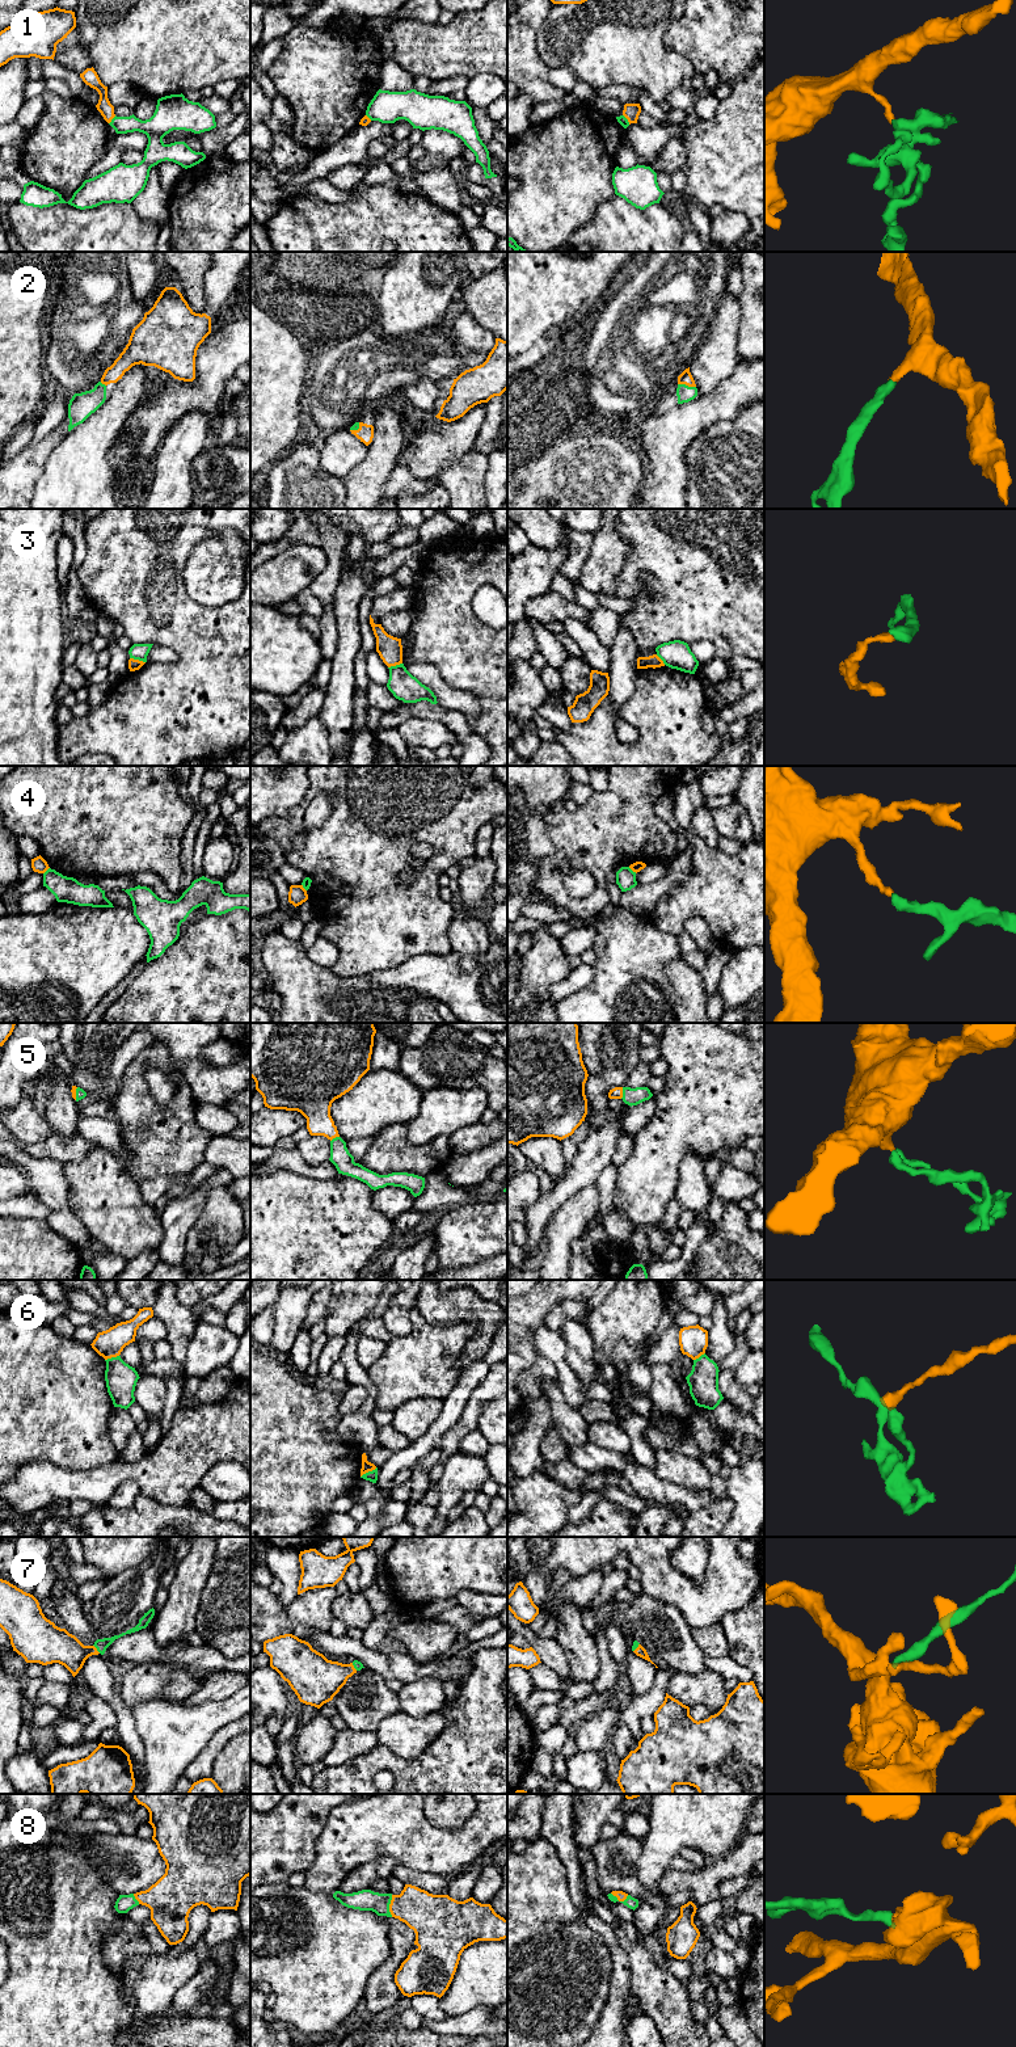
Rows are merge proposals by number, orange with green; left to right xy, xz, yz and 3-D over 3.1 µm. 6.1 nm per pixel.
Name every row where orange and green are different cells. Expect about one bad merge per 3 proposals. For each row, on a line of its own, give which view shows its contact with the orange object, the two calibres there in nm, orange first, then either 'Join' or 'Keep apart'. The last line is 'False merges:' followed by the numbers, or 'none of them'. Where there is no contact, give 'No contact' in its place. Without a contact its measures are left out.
1: Touches orange in yz. Thickness 100 nm (orange) against 60 nm. Keep apart
2: Touches orange in yz. Thickness 80 nm (orange) against 100 nm. Join
3: Touches orange in xy. Thickness 70 nm (orange) against 100 nm. Keep apart
4: Touches orange in yz. Thickness 70 nm (orange) against 120 nm. Keep apart
5: Touches orange in yz. Thickness 70 nm (orange) against 110 nm. Join
6: Touches orange in xz. Thickness 70 nm (orange) against 60 nm. Keep apart
7: Touches orange in xy. Thickness 220 nm (orange) against 80 nm. Join
8: Touches orange in xz. Thickness 260 nm (orange) against 130 nm. Join
False merges: 1, 3, 4, 6

